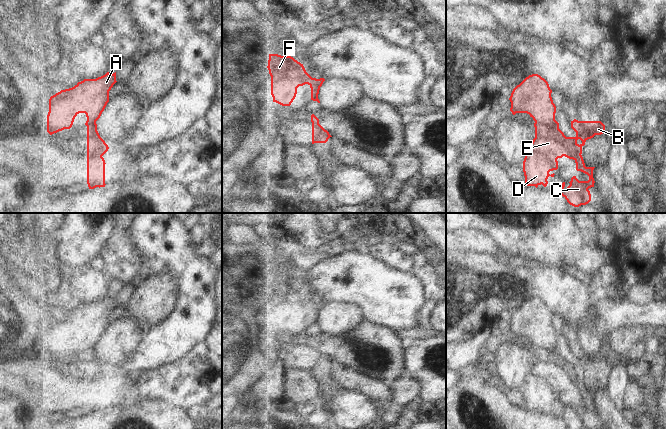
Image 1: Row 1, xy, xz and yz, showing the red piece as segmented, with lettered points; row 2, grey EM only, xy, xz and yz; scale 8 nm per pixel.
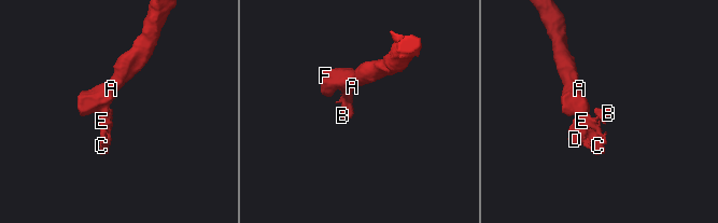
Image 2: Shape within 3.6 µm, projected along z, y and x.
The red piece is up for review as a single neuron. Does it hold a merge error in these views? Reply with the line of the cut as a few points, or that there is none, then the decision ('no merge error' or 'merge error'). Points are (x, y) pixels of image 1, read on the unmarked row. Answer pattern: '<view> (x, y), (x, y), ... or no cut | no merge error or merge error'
yz (554, 342), (535, 346) | merge error

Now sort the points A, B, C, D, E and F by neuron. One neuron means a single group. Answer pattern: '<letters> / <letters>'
A F / B C D E

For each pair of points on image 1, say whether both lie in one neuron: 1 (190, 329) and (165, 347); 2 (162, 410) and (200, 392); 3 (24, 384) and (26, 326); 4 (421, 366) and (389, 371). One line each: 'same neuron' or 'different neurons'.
1: same neuron
2: different neurons
3: different neurons
4: different neurons

